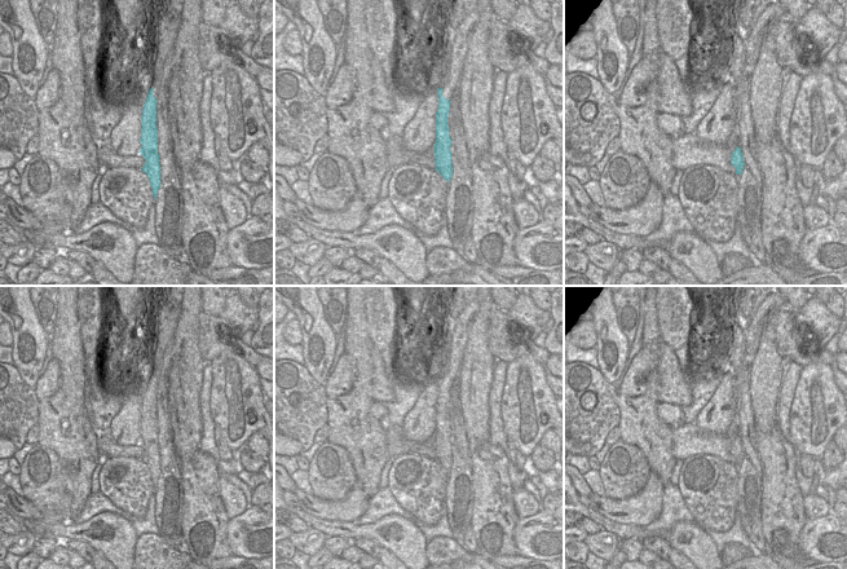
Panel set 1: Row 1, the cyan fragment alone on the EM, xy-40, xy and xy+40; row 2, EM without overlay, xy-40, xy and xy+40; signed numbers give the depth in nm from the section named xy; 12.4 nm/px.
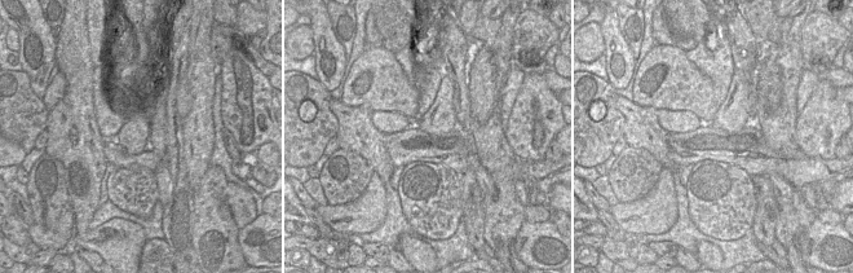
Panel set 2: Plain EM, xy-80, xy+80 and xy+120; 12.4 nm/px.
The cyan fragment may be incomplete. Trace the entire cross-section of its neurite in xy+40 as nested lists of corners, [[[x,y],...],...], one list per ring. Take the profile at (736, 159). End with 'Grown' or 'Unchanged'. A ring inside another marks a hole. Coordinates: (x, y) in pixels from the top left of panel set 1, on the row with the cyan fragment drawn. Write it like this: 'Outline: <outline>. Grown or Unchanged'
Outline: [[[738,146],[732,153],[731,164],[736,168],[736,175],[742,173],[745,163],[744,163],[741,149]]]. Unchanged

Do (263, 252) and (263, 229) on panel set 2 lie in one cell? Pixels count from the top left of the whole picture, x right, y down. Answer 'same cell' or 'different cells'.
same cell

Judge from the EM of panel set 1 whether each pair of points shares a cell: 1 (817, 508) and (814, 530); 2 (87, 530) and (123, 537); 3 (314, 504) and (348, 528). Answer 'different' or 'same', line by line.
1: different
2: same
3: different

